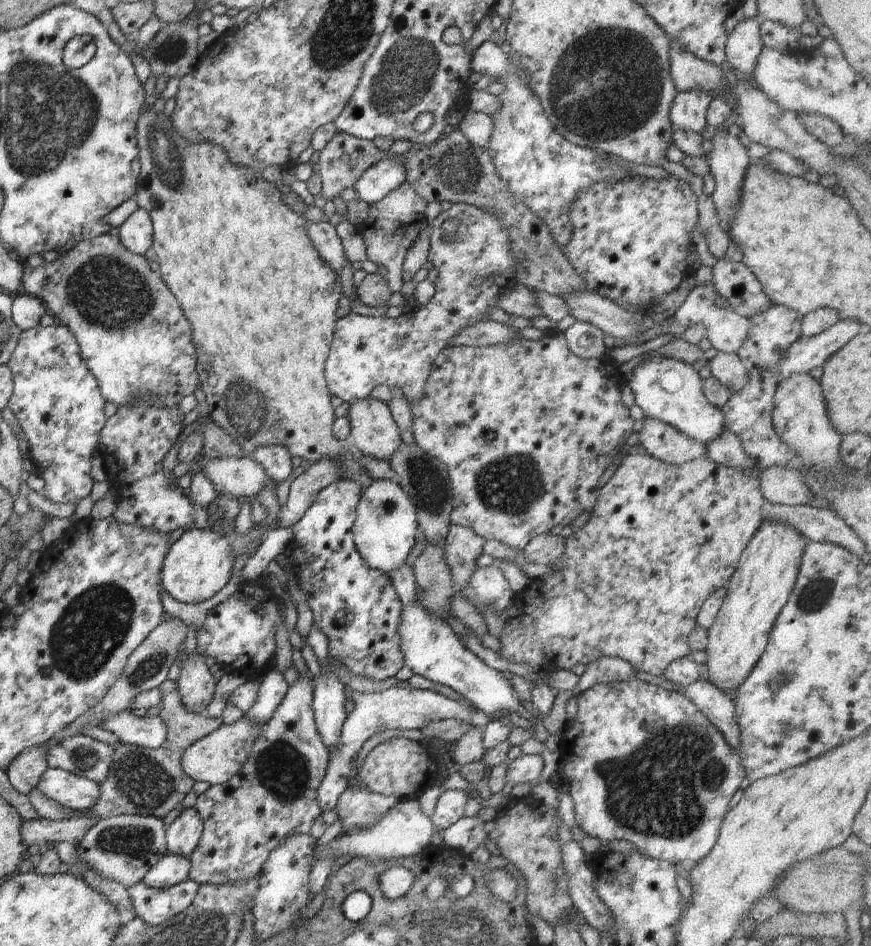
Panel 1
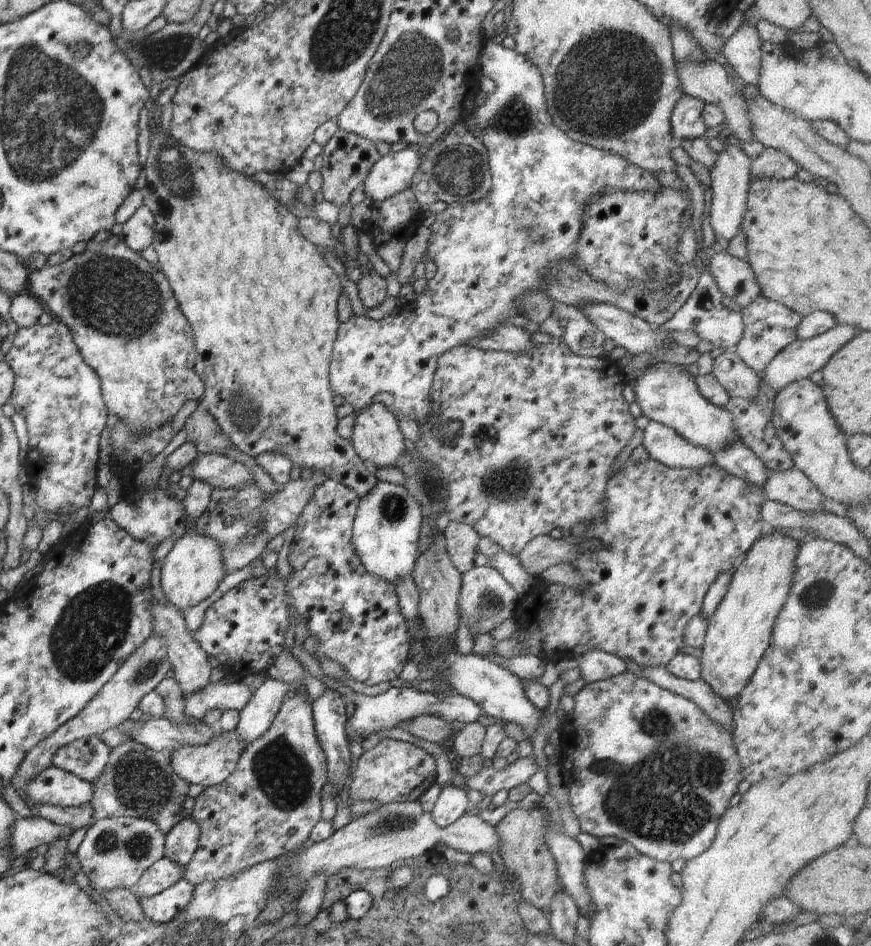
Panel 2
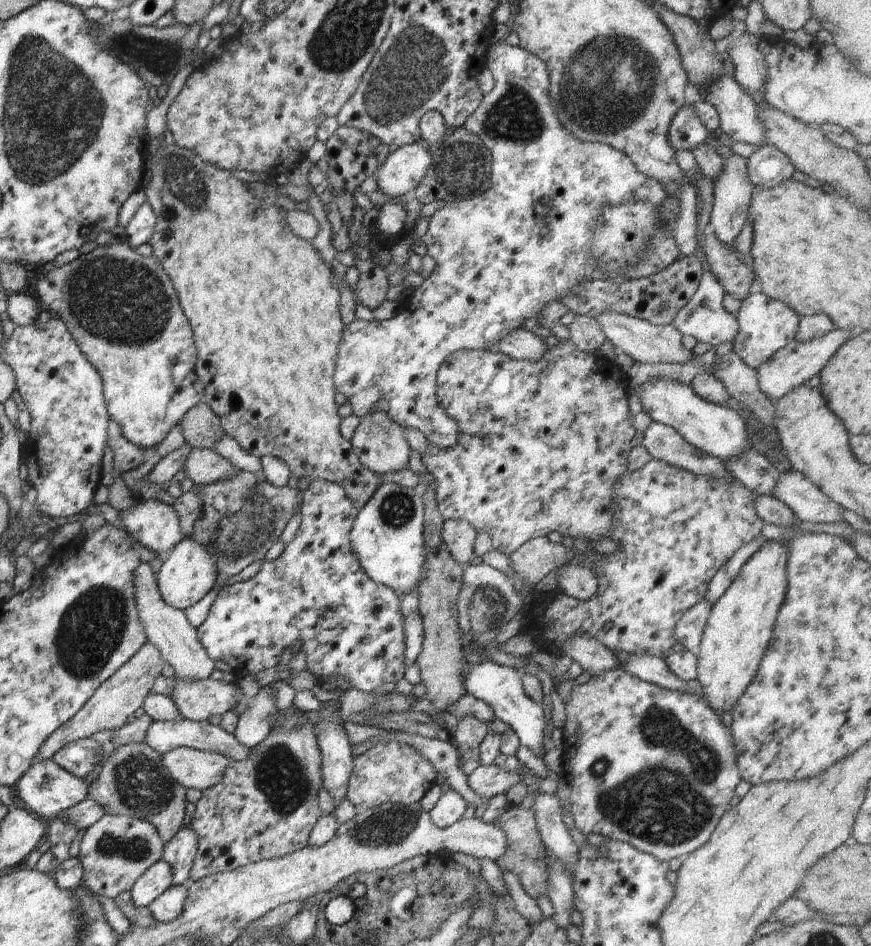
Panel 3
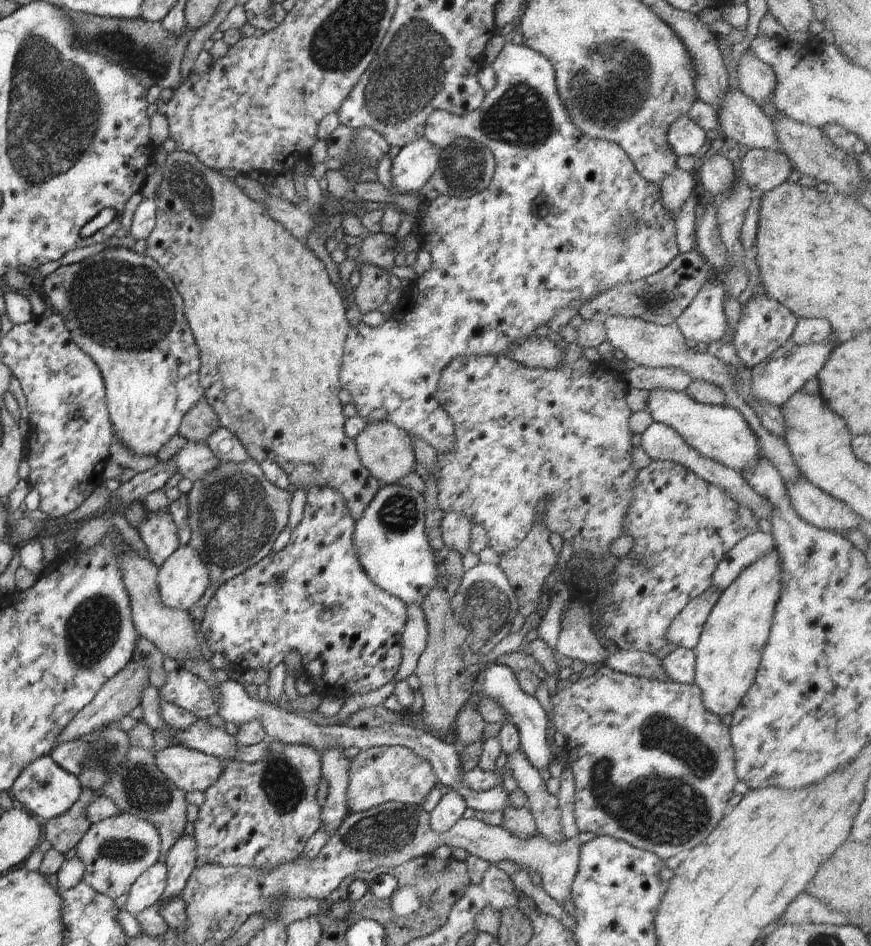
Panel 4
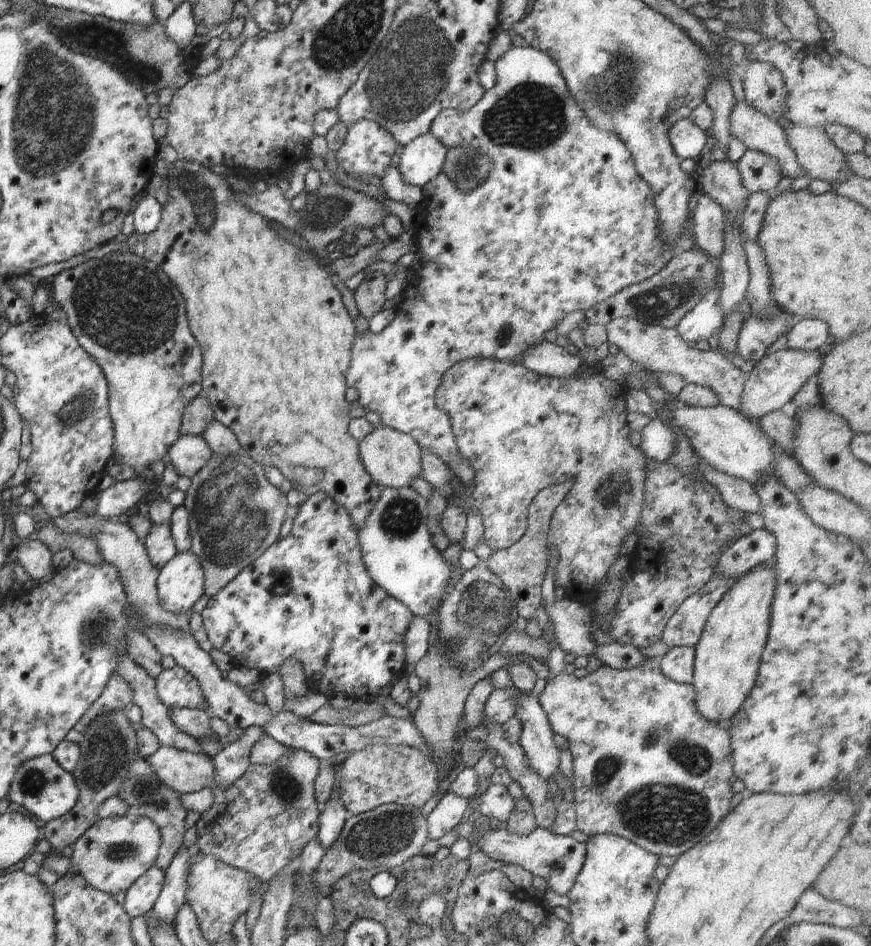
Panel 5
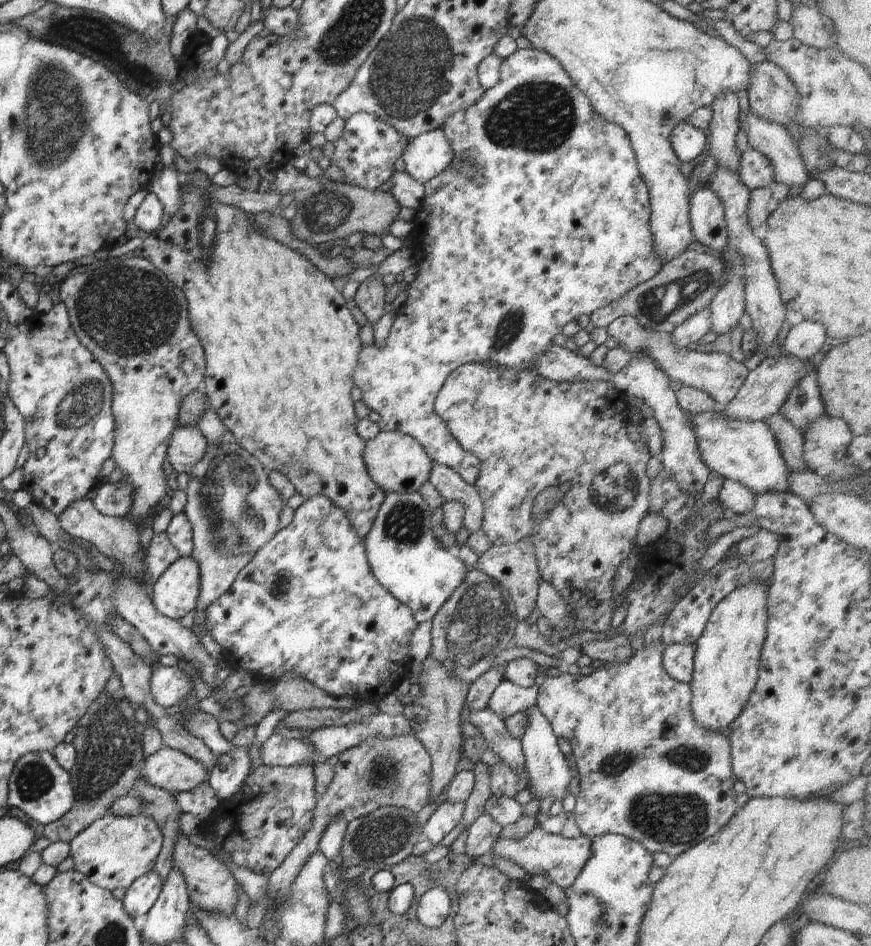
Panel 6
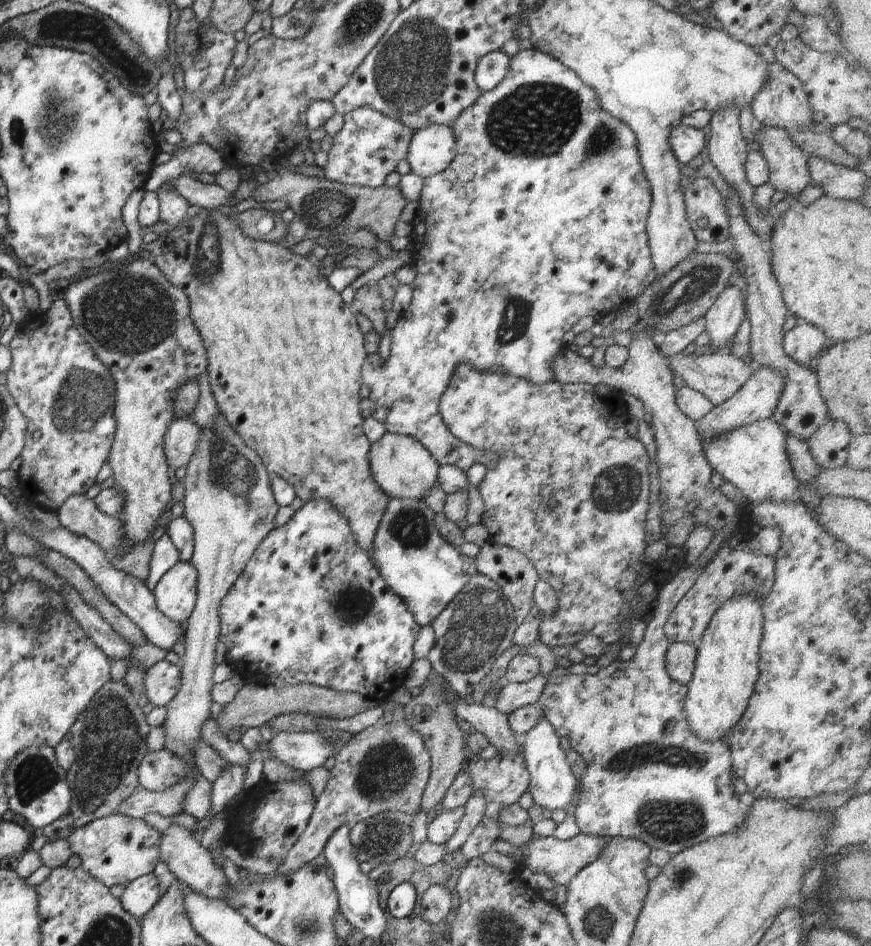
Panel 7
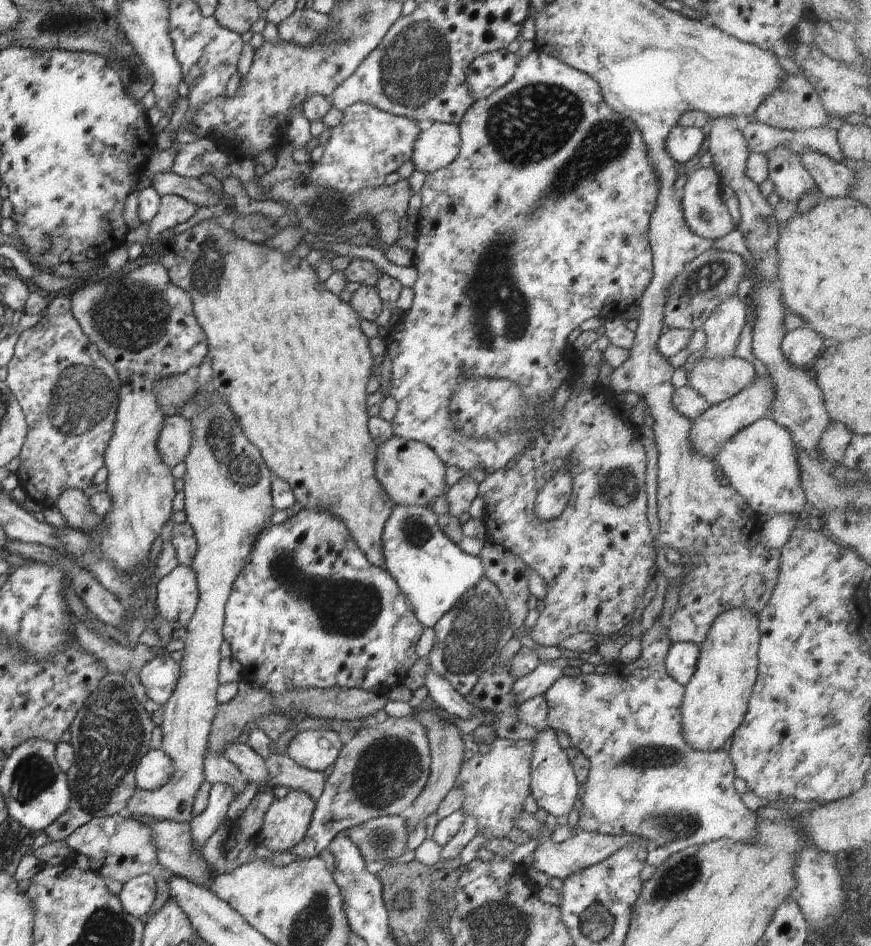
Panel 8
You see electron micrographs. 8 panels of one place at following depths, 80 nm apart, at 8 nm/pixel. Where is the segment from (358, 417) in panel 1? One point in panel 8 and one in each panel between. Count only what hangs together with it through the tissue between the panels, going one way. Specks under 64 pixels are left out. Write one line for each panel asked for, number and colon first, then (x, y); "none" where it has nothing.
2: (377, 439)
3: (379, 443)
4: (385, 450)
5: (392, 458)
6: (396, 462)
7: (404, 469)
8: (412, 474)

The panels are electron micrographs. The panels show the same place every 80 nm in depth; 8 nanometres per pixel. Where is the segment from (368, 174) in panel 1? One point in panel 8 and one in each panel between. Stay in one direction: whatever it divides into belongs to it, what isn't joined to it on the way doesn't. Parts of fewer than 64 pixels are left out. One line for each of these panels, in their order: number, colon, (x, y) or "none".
2: (391, 174)
3: (400, 173)
4: (415, 163)
5: (421, 160)
6: (429, 154)
7: (432, 149)
8: (436, 148)

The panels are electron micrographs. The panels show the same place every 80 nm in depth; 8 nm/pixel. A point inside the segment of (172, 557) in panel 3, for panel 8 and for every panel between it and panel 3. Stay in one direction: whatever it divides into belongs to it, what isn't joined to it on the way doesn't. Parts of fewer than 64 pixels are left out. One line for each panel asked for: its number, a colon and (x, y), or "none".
4: (183, 577)
5: (180, 583)
6: (175, 594)
7: (175, 595)
8: (177, 599)

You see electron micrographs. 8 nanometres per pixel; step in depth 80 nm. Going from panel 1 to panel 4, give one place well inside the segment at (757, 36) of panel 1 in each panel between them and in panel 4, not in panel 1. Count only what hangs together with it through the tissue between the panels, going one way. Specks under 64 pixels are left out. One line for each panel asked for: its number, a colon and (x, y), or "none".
2: (742, 50)
3: (750, 72)
4: (756, 79)

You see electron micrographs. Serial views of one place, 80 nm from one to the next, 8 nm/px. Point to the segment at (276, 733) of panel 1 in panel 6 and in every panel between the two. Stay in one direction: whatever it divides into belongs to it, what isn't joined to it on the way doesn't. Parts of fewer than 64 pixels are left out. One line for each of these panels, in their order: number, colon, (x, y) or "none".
2: (268, 806)
3: (266, 805)
4: (261, 814)
5: (259, 824)
6: (258, 834)

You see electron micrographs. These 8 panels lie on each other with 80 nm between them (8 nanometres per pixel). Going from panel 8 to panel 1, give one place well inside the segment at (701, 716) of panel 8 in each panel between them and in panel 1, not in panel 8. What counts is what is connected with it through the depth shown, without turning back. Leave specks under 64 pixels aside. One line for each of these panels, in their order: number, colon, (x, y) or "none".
1: (768, 568)
2: (738, 633)
3: (740, 625)
4: (727, 656)
5: (727, 657)
6: (725, 668)
7: (726, 670)

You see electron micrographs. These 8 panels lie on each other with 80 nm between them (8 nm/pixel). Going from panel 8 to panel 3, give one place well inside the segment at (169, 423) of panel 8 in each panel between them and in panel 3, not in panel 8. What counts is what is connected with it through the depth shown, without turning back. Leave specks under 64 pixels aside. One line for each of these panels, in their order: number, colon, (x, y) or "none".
3: (203, 466)
4: (194, 460)
5: (189, 454)
6: (187, 446)
7: (181, 439)

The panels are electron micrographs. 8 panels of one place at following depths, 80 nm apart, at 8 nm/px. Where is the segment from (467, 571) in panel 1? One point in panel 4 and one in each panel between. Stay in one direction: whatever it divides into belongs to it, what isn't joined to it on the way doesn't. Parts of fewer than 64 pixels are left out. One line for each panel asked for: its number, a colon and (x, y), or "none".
2: (461, 540)
3: (458, 535)
4: (456, 529)

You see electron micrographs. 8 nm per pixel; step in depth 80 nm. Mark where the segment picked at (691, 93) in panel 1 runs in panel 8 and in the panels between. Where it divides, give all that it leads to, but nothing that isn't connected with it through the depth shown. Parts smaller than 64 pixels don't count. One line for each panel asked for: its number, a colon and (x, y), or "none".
2: (687, 122)
3: (686, 131)
4: (686, 137)
5: (687, 140)
6: (688, 142)
7: (686, 143)
8: (682, 143)

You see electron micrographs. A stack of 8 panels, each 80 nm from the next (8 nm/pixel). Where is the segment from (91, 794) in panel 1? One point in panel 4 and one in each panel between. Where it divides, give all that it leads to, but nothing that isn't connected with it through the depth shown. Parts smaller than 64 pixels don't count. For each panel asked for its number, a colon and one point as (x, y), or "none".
2: (53, 786)
3: (47, 789)
4: (47, 790)

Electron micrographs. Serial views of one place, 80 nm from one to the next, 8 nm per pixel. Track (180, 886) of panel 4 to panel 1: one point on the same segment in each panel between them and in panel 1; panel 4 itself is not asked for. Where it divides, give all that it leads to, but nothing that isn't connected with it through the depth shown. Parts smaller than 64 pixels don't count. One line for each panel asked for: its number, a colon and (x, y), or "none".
1: (183, 834)
2: (181, 841)
3: (179, 852)

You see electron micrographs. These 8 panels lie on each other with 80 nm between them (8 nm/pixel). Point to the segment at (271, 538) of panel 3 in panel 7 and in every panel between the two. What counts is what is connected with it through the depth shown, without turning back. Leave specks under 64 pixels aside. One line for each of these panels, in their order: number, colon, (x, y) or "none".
4: (235, 515)
5: (235, 514)
6: (233, 511)
7: (228, 501)

